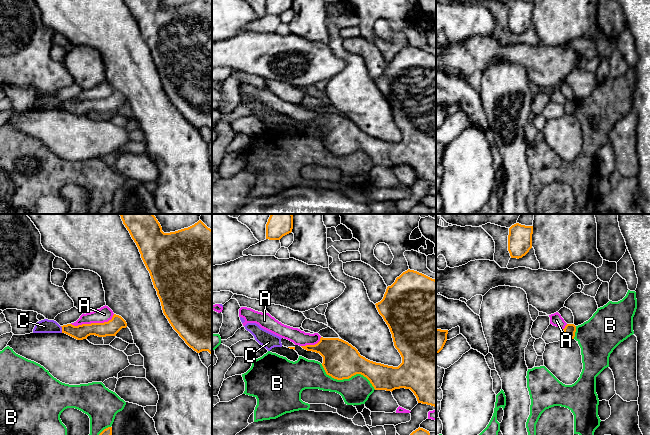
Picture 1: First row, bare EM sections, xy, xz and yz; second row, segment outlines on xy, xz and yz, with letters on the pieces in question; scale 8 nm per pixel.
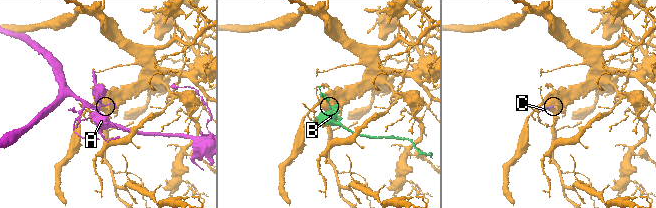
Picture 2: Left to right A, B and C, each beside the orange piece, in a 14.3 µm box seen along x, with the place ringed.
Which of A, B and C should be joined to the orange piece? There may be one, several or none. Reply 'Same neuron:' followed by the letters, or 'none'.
Same neuron: none

